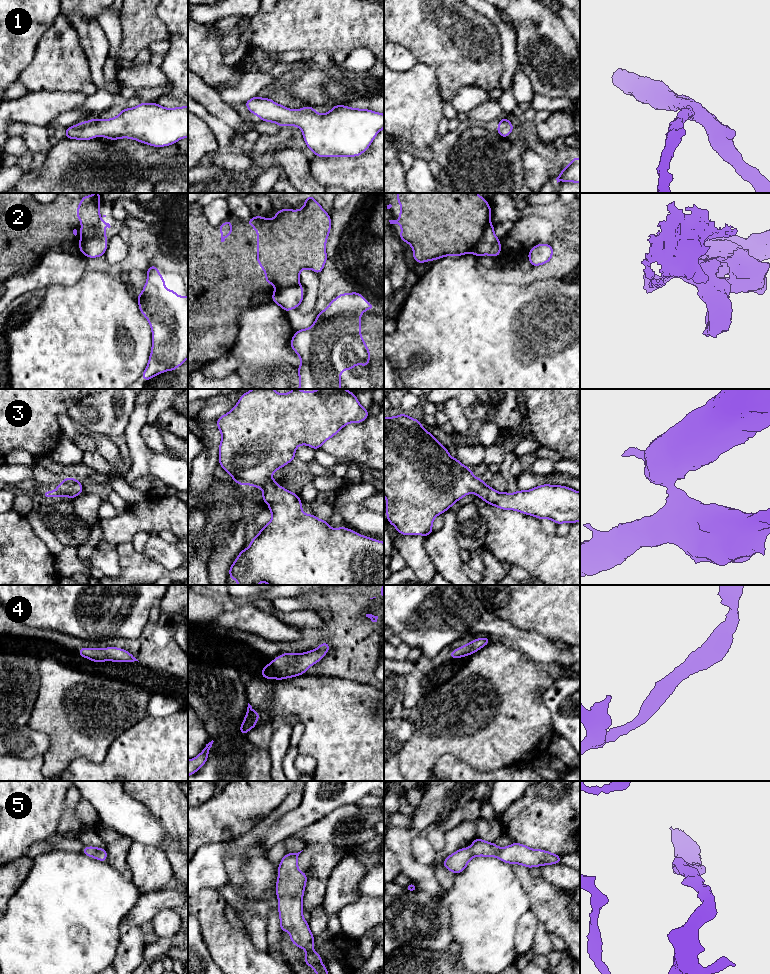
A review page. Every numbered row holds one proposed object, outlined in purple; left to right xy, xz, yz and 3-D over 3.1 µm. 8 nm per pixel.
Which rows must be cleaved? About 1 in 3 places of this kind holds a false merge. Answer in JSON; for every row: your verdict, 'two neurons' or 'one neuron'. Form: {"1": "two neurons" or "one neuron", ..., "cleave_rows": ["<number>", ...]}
{"1": "one neuron", "2": "two neurons", "3": "one neuron", "4": "one neuron", "5": "one neuron", "cleave_rows": ["2"]}

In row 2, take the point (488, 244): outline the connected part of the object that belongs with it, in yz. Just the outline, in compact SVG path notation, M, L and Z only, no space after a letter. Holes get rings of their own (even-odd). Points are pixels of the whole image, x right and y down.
M491 221L484 228L483 234L475 247L471 250L476 257L490 255L497 257L501 253L500 239L494 233L494 225Z

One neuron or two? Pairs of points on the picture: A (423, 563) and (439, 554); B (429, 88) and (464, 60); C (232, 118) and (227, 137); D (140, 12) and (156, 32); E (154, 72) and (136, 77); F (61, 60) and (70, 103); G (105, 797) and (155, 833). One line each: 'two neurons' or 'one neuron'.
A: two neurons
B: two neurons
C: two neurons
D: one neuron
E: one neuron
F: two neurons
G: one neuron

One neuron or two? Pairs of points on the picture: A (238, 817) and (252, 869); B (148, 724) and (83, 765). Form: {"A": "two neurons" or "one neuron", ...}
{"A": "two neurons", "B": "one neuron"}

